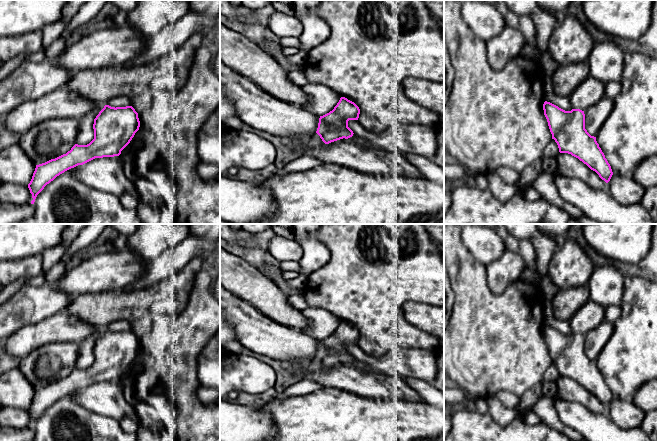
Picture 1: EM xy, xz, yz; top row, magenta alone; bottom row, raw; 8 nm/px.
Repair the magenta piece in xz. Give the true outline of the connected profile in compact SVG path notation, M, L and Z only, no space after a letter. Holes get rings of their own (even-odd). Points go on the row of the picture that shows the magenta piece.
M341 97L337 105L329 113L320 116L318 128L309 140L309 146L321 147L322 143L348 139L353 136L353 131L348 127L349 120L358 120L359 107L345 97Z

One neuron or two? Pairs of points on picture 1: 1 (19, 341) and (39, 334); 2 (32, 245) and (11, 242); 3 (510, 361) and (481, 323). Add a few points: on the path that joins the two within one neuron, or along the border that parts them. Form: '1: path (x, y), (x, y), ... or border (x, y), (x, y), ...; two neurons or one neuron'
1: path (24, 341), (34, 336); one neuron
2: path (27, 242), (16, 242); one neuron
3: path (506, 352), (486, 332); one neuron

